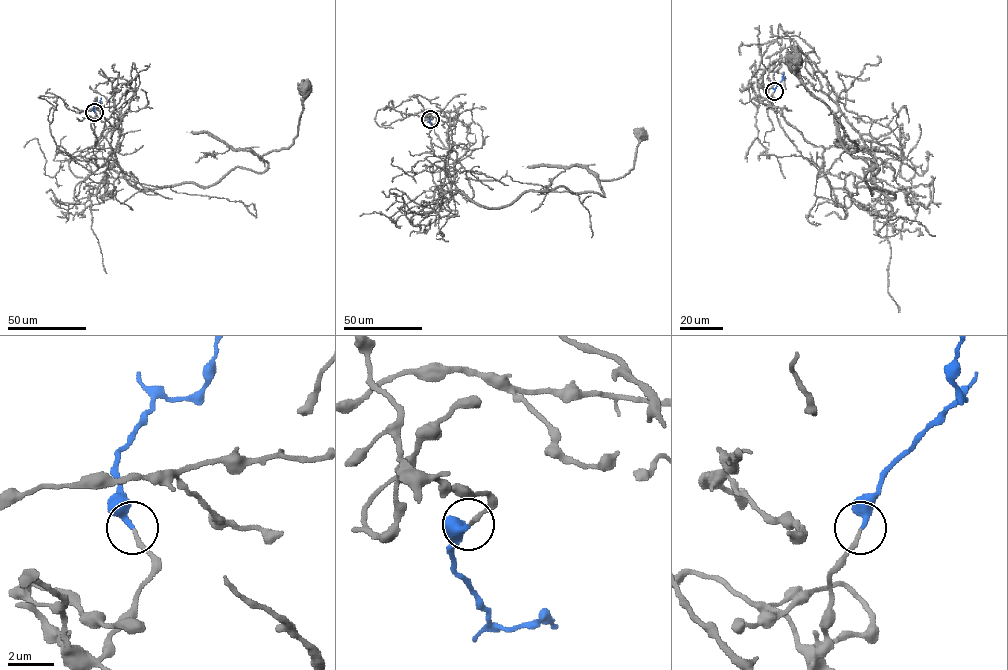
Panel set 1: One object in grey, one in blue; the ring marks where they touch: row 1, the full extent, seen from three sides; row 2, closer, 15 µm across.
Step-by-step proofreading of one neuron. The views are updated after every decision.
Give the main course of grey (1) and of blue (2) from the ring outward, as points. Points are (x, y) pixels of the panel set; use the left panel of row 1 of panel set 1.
1: (95, 112), (97, 168), (113, 152), (140, 189), (212, 186), (293, 143), (303, 87)
2: (94, 112), (93, 106), (101, 97)

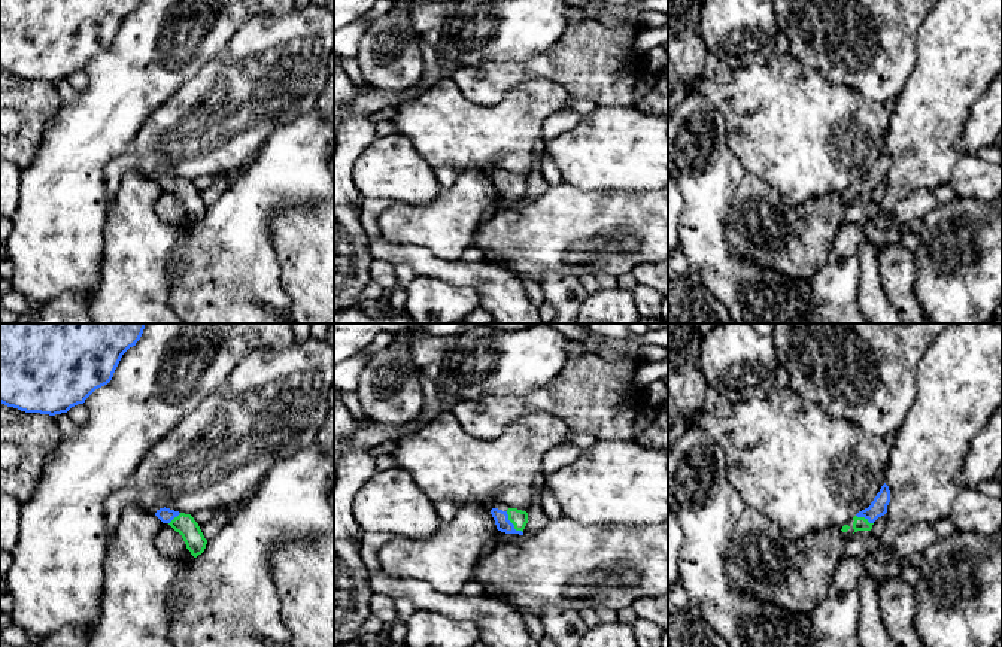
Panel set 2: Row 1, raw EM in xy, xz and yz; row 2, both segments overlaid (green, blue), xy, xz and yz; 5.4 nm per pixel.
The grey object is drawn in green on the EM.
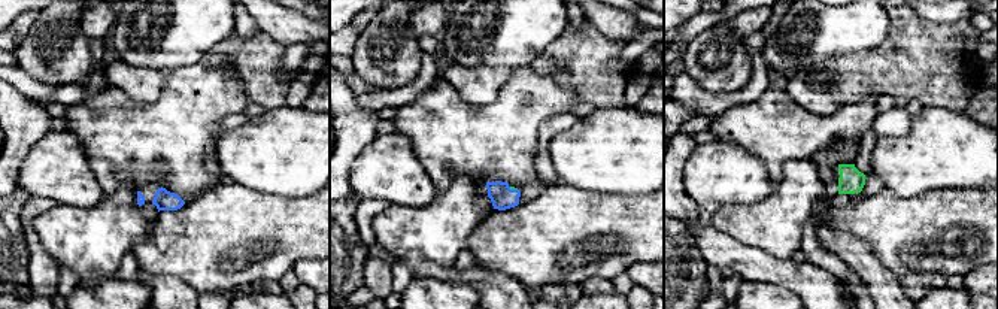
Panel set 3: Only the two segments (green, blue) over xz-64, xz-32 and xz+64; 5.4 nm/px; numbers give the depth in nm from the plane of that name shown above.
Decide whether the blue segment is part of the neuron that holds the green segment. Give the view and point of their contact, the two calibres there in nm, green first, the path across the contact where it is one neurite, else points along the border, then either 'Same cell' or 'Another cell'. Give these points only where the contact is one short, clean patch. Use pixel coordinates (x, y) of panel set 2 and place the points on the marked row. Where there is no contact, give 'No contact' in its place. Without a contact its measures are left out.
Touches green at xz (512, 522). Thickness 90 nm (green) against 80 nm. Path across: xz (518, 518), (512, 522), (501, 518). Same cell

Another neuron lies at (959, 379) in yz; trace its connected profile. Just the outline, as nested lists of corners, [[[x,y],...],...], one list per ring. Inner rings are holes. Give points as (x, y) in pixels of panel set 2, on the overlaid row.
[[[956,324],[939,334],[917,367],[917,392],[895,441],[886,468],[884,483],[890,490],[886,526],[880,535],[886,546],[916,523],[948,519],[957,495],[963,490],[957,474],[963,468],[972,438],[1002,405],[1002,324]]]

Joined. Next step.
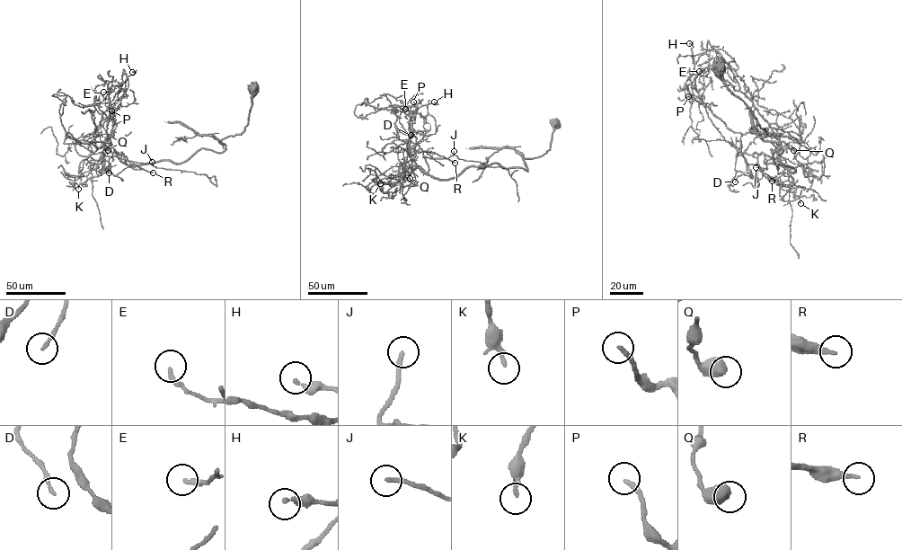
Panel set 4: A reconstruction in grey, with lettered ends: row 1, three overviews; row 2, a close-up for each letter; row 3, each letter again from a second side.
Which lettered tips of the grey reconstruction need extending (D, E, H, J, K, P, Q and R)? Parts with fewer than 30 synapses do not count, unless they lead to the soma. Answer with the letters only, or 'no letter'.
J, R

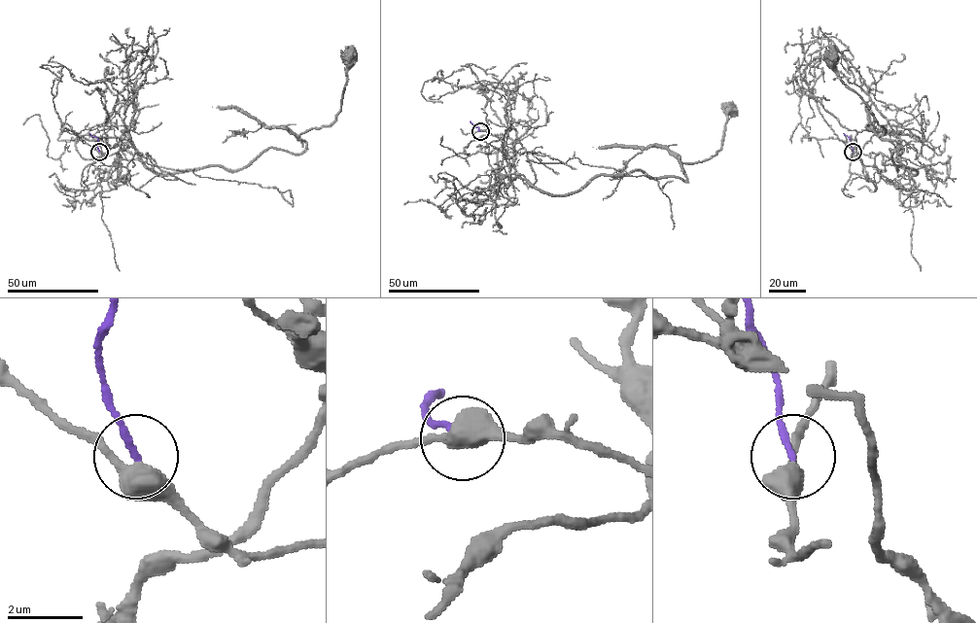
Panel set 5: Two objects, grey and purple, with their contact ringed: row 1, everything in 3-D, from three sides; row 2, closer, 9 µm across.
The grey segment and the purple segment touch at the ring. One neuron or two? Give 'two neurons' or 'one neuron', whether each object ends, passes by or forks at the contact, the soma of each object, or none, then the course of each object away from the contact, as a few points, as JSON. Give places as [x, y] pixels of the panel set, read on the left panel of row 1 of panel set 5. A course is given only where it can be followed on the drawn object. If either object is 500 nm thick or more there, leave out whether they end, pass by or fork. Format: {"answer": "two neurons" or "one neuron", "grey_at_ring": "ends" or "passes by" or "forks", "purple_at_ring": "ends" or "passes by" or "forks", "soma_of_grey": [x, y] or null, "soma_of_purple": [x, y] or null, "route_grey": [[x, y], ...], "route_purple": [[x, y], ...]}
{"answer": "one neuron", "grey_at_ring": "passes by", "purple_at_ring": "ends", "soma_of_grey": [348, 55], "soma_of_purple": null, "route_grey": [[99, 152], [128, 131], [164, 174], [300, 154], [296, 136], [340, 110], [348, 54]], "route_purple": [[99, 152], [97, 139], [89, 133]]}

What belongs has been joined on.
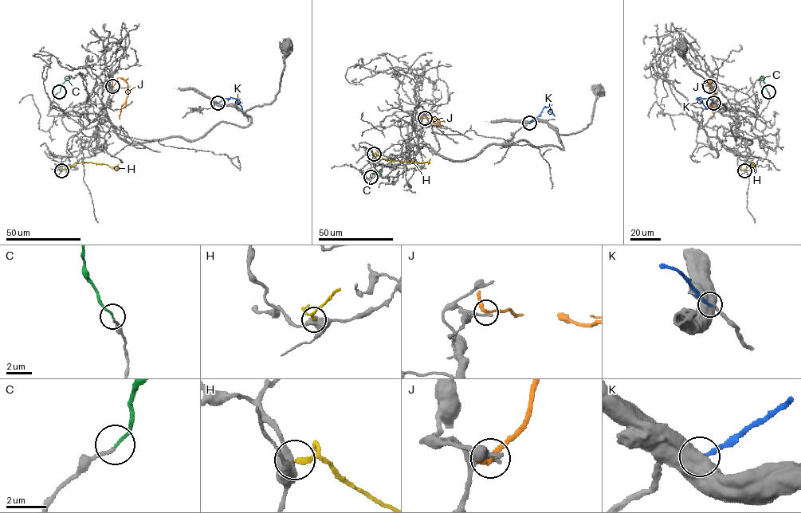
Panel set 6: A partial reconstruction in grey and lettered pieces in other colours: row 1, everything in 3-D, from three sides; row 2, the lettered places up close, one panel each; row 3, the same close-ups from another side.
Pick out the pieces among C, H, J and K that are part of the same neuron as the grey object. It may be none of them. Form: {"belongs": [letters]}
{"belongs": ["C"]}

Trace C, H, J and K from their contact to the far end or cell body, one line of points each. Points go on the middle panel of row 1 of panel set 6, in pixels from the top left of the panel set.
C: (371, 177), (382, 170)
H: (374, 154), (392, 161), (420, 163), (430, 158)
J: (425, 118), (438, 119), (440, 126), (438, 123), (431, 120)
K: (529, 123), (536, 118), (544, 107), (548, 107), (554, 116)

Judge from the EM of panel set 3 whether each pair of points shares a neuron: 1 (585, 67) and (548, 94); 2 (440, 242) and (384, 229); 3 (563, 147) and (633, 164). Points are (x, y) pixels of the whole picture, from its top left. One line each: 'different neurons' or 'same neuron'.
1: different neurons
2: same neuron
3: same neuron

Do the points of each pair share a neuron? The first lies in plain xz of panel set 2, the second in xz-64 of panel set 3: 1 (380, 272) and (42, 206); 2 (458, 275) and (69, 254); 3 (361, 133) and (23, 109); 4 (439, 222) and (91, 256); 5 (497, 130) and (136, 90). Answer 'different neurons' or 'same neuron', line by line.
1: same neuron
2: different neurons
3: same neuron
4: same neuron
5: different neurons

